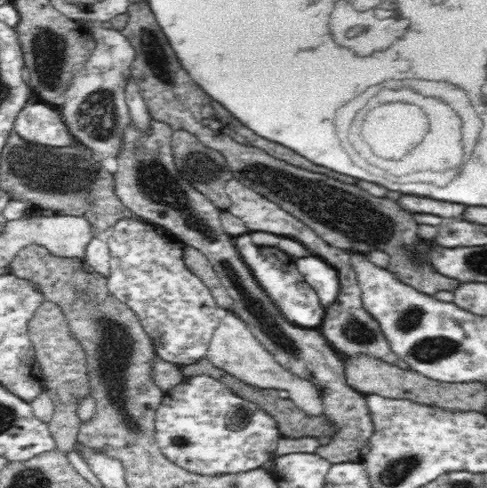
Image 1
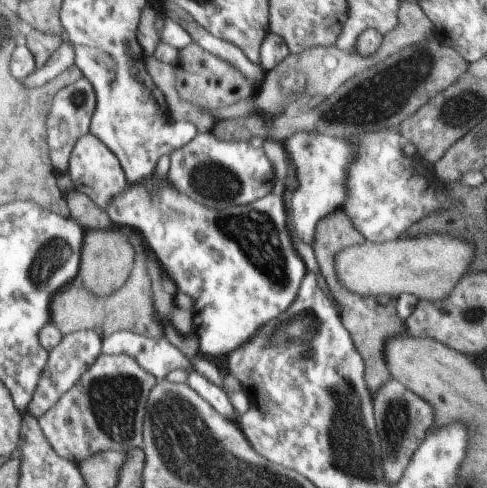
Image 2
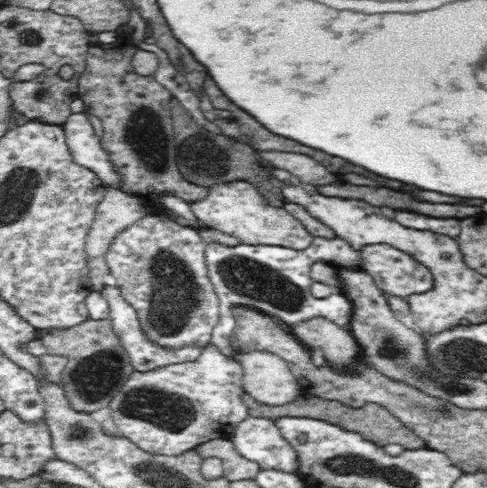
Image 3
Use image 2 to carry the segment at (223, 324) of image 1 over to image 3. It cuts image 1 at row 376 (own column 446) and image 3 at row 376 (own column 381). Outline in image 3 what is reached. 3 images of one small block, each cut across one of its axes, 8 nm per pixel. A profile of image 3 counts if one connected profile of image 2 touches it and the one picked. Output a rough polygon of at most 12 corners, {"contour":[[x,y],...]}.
{"contour":[[236,352],[244,390],[280,408],[302,392],[274,352]]}

